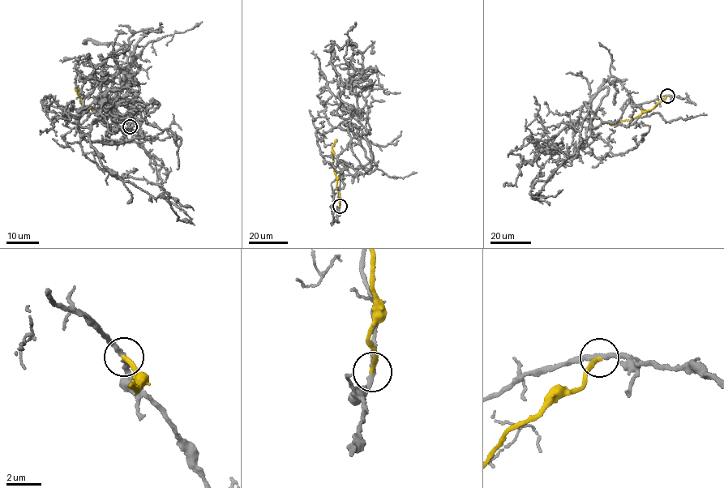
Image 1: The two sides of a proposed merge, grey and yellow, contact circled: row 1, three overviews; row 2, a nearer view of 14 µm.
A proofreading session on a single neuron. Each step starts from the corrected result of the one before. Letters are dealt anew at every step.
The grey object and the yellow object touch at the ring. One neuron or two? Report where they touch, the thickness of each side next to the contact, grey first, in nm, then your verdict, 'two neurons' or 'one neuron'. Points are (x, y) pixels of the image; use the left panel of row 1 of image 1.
at (130, 126); 240 nm thick on the grey side, 240 nm on the other; two neurons

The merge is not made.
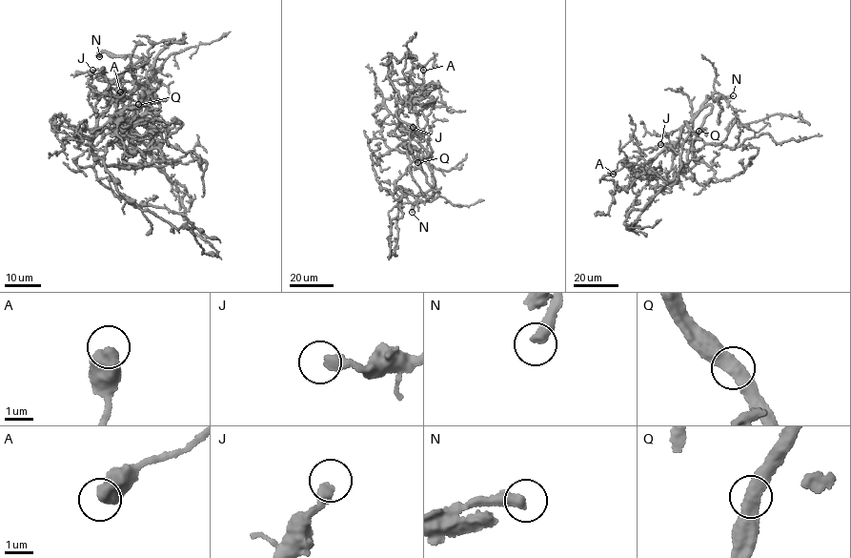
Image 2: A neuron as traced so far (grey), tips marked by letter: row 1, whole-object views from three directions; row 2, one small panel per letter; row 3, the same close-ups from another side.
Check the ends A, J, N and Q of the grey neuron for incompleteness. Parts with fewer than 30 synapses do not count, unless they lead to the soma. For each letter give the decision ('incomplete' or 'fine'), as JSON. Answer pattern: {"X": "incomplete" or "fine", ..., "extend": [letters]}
{"A": "fine", "J": "fine", "N": "incomplete", "Q": "fine", "extend": ["N"]}

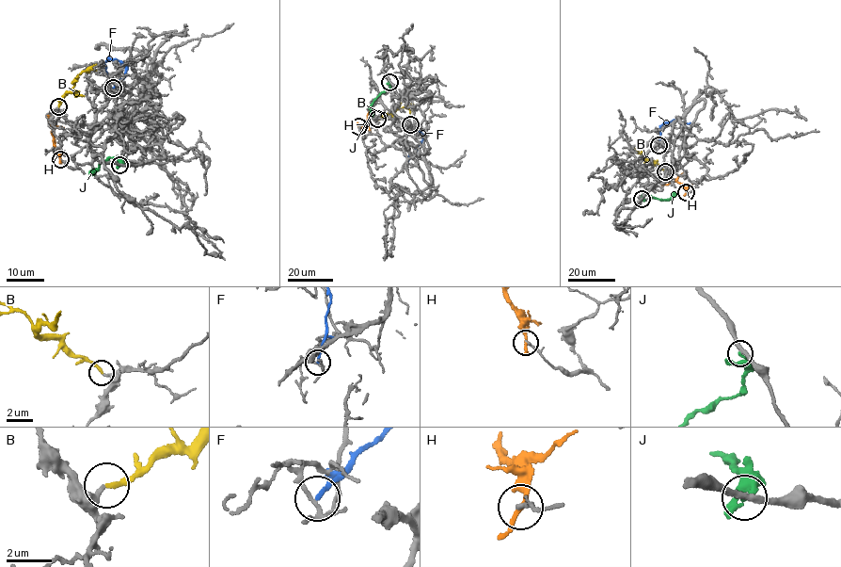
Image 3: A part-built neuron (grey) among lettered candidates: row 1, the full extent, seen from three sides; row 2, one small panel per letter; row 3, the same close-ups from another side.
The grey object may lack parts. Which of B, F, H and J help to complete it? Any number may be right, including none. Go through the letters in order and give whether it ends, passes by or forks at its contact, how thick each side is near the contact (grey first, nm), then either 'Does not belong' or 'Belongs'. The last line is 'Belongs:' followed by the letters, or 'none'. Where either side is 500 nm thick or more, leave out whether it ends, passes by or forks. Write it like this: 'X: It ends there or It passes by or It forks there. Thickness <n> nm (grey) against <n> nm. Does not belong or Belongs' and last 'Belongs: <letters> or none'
B: It ends there. Thickness 320 nm (grey) against 240 nm. Belongs
F: It ends there. Thickness 140 nm (grey) against 180 nm. Does not belong
H: It passes by. Thickness 200 nm (grey) against 180 nm. Does not belong
J: It ends there. Thickness 280 nm (grey) against 260 nm. Does not belong
Belongs: B

